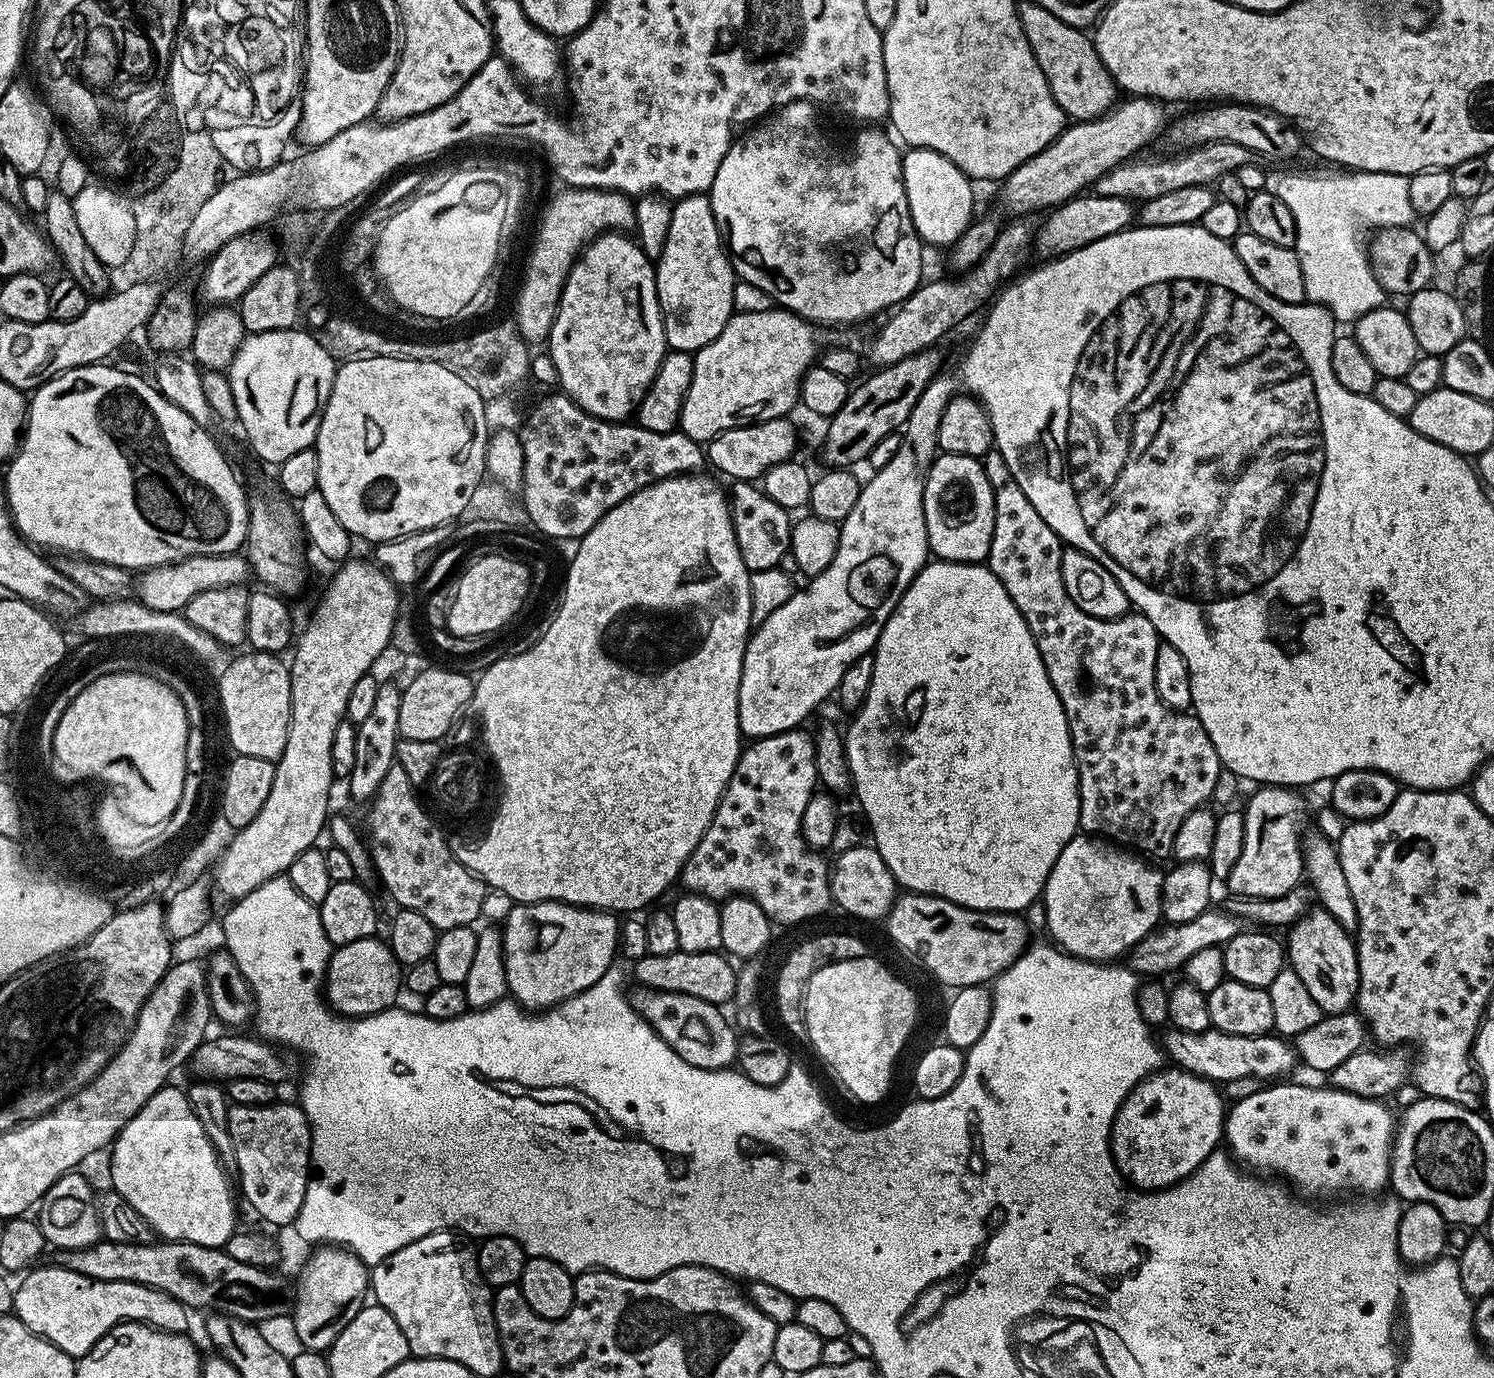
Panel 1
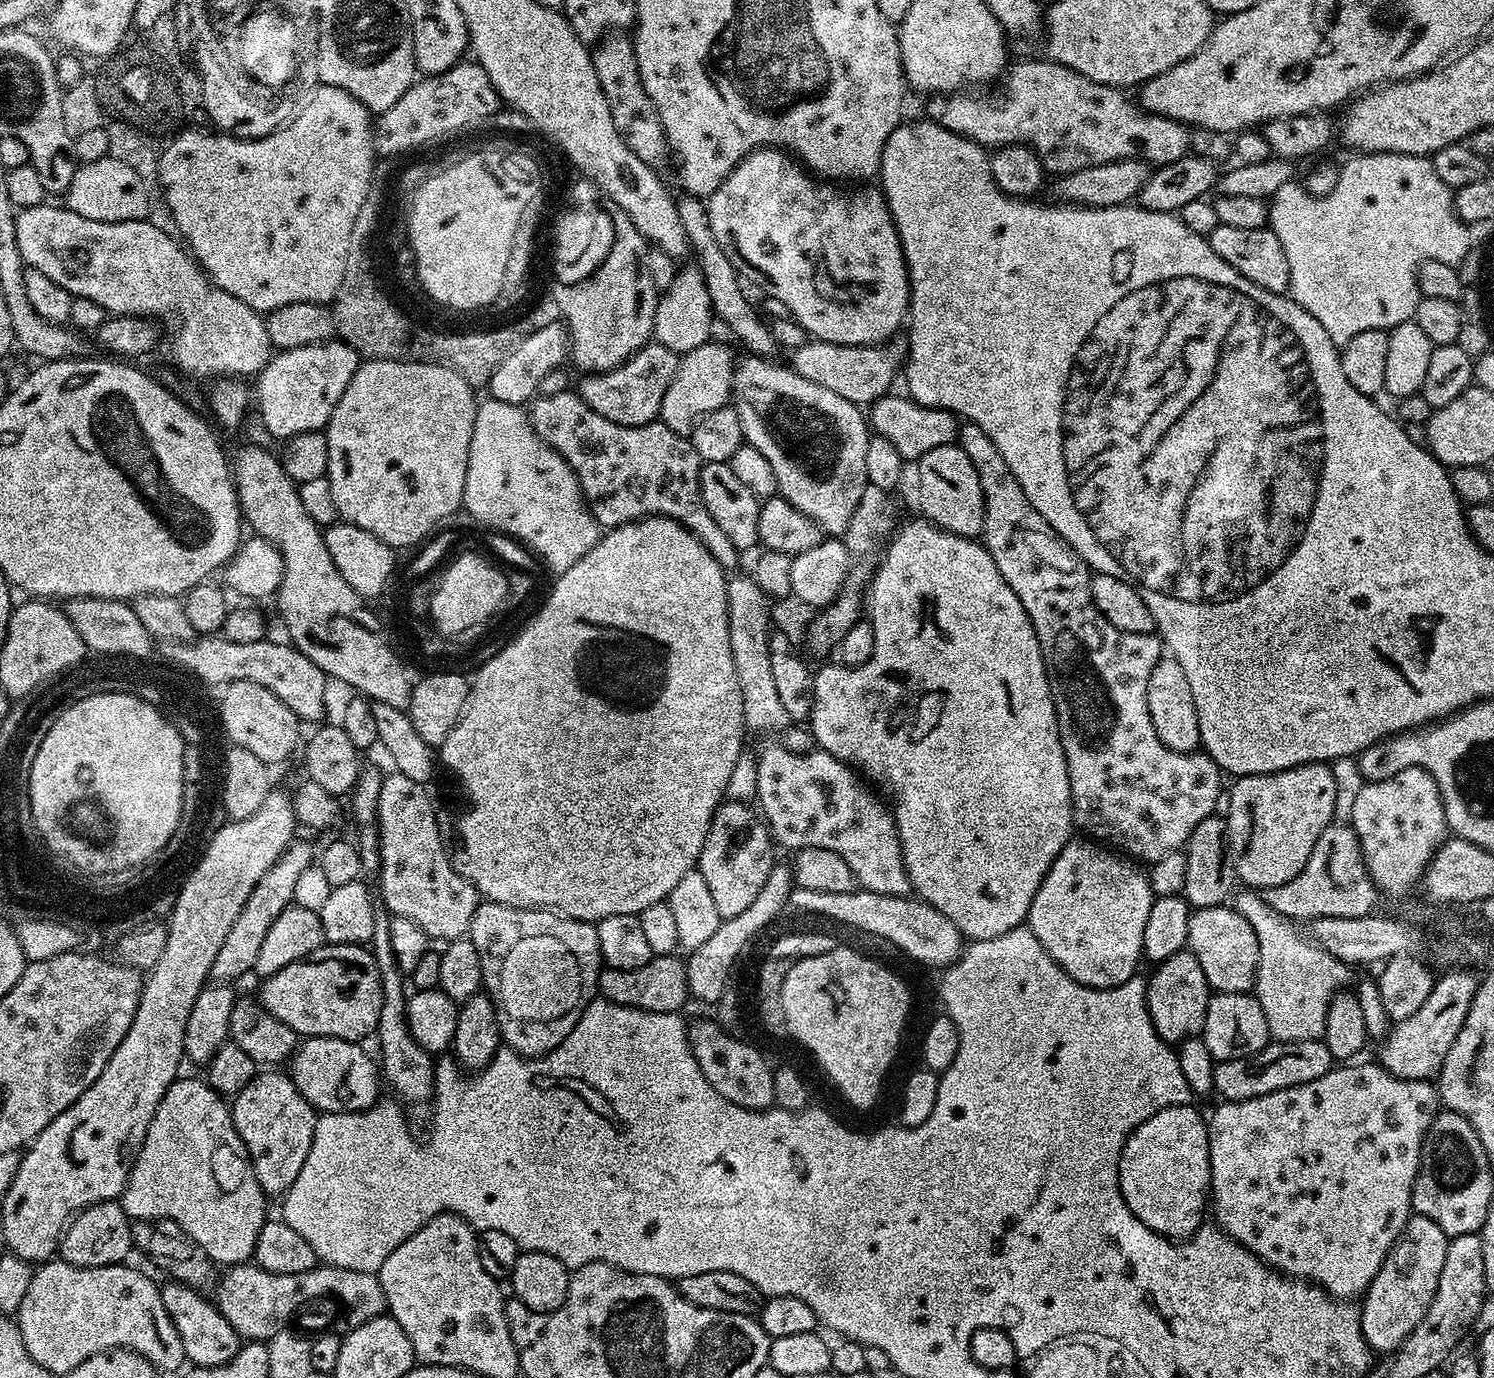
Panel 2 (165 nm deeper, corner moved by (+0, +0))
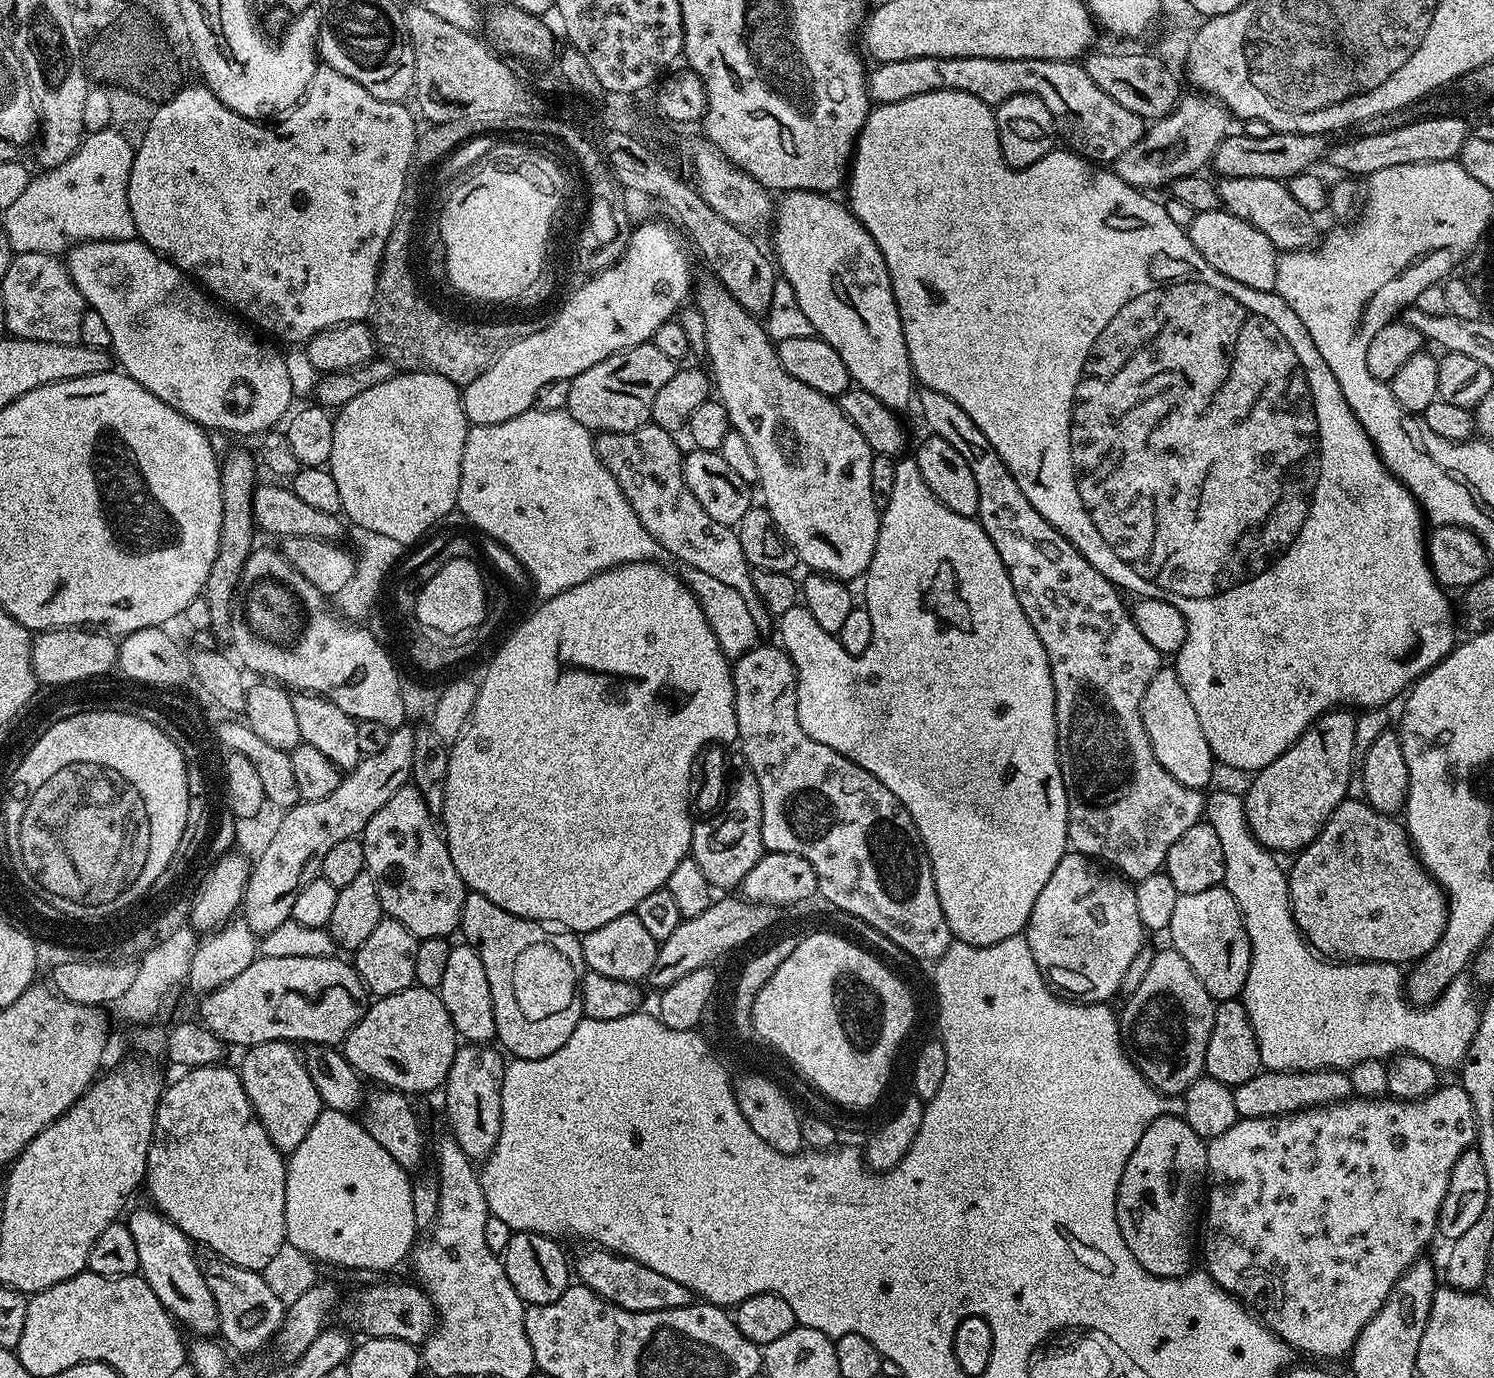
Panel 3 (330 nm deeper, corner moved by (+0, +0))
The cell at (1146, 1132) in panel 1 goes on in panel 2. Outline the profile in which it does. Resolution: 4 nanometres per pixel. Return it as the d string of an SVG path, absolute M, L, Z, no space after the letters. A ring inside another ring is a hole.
M1172 1102L1169 1108L1160 1108L1153 1116L1148 1116L1144 1121L1137 1123L1135 1127L1127 1133L1128 1136L1125 1140L1122 1140L1120 1144L1120 1161L1118 1162L1118 1182L1120 1183L1120 1193L1122 1198L1126 1202L1126 1206L1130 1206L1130 1210L1134 1214L1134 1218L1138 1218L1138 1222L1142 1222L1150 1230L1154 1230L1160 1236L1166 1236L1170 1240L1177 1242L1183 1242L1188 1239L1189 1236L1195 1236L1197 1230L1199 1230L1205 1223L1204 1220L1204 1208L1206 1212L1206 1201L1210 1196L1210 1181L1212 1175L1210 1174L1210 1154L1208 1153L1208 1125L1205 1117L1199 1116L1195 1112L1193 1105L1188 1102L1179 1102L1180 1104L1174 1104L1178 1102Z

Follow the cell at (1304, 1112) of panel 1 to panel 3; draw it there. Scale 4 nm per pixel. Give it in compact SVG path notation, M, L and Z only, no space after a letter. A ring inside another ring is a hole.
M1453 1082L1437 1087L1436 1091L1420 1100L1400 1100L1395 1098L1349 1098L1321 1108L1303 1108L1285 1116L1270 1118L1239 1119L1230 1130L1218 1134L1208 1145L1208 1176L1212 1189L1206 1192L1208 1213L1202 1216L1202 1252L1208 1275L1222 1286L1231 1296L1236 1297L1245 1308L1258 1314L1259 1319L1275 1336L1287 1342L1289 1348L1308 1356L1321 1356L1324 1360L1347 1357L1356 1345L1358 1334L1378 1314L1386 1302L1390 1290L1402 1278L1402 1274L1416 1260L1421 1259L1424 1247L1435 1237L1440 1222L1442 1198L1446 1198L1446 1186L1450 1186L1450 1170L1463 1152L1469 1151L1477 1143L1476 1111L1470 1094L1466 1094L1463 1084Z

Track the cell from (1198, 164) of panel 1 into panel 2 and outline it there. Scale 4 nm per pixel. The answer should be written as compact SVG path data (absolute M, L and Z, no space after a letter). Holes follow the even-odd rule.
M1047 58L1015 64L1007 69L1003 77L1004 89L993 96L975 96L972 90L957 90L947 99L940 94L929 95L927 119L939 122L946 130L964 136L975 144L983 144L988 150L1005 148L1007 144L1027 144L1036 151L1048 174L1067 174L1090 166L1102 166L1106 162L1135 160L1137 157L1149 165L1159 166L1178 162L1178 158L1189 155L1192 134L1185 125L1169 116L1153 116L1144 111L1135 99L1127 100L1121 89L1094 82Z

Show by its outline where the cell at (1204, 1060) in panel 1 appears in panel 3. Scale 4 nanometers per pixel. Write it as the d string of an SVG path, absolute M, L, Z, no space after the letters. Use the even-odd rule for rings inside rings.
M1323 1068L1313 1072L1269 1072L1262 1070L1250 1082L1242 1082L1232 1088L1234 1110L1238 1110L1240 1119L1270 1118L1285 1116L1291 1112L1300 1112L1303 1108L1321 1108L1327 1104L1336 1104L1353 1095L1352 1083L1348 1072L1338 1068Z

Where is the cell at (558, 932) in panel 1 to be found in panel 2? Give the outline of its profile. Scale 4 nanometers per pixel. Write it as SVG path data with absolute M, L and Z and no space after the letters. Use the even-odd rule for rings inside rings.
M484 900L474 910L467 939L478 950L482 962L483 987L491 996L503 1043L525 1058L545 1056L558 1047L574 1030L584 1007L597 995L602 971L596 924L587 920L571 920L555 910L511 908L493 900Z

